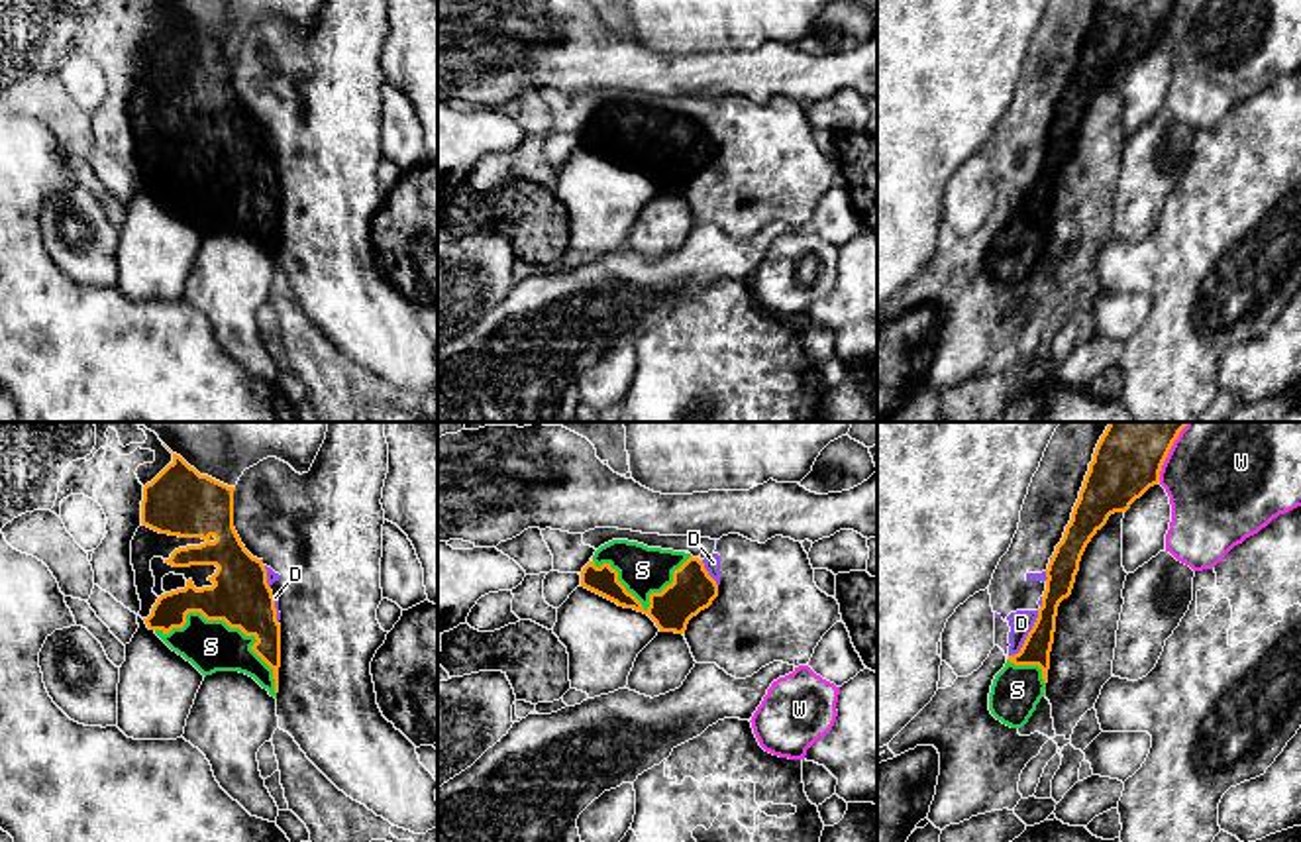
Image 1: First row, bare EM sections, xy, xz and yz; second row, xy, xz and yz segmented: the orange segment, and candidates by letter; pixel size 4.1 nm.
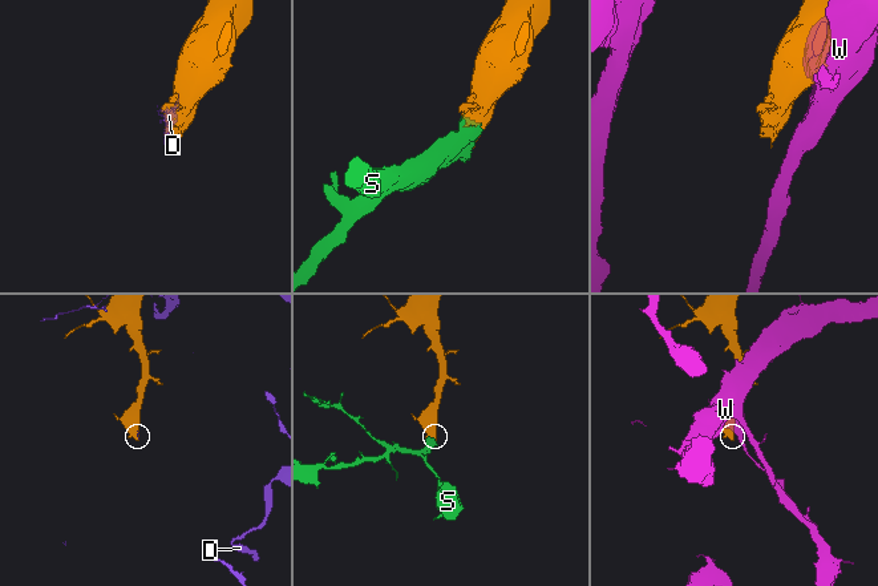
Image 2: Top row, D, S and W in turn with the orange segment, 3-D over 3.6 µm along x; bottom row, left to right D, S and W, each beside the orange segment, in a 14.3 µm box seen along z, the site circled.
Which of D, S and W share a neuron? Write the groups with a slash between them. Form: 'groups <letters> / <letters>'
groups D / S / W

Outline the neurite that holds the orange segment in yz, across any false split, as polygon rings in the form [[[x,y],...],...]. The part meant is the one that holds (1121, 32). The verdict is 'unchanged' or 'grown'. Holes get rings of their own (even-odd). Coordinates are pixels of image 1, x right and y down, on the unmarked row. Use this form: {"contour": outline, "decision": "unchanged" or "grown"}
{"contour": [[[1099,0],[1071,80],[1046,130],[1038,179],[1018,214],[1009,216],[989,253],[991,275],[1022,289],[1046,255],[1058,167],[1071,155],[1081,116],[1115,73],[1126,73],[1160,43],[1162,26],[1175,0]]], "decision": "grown"}

